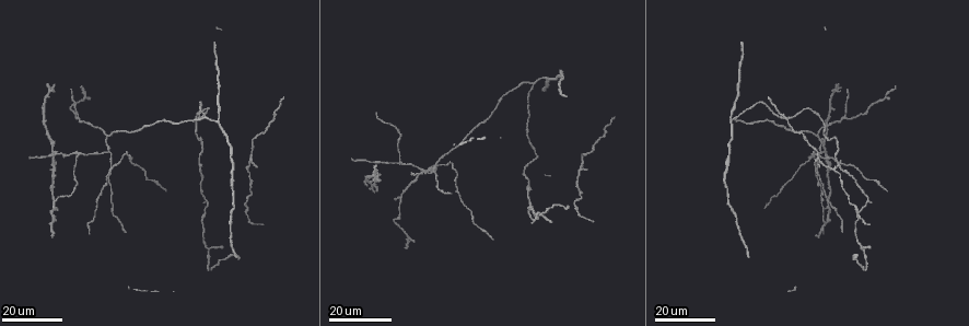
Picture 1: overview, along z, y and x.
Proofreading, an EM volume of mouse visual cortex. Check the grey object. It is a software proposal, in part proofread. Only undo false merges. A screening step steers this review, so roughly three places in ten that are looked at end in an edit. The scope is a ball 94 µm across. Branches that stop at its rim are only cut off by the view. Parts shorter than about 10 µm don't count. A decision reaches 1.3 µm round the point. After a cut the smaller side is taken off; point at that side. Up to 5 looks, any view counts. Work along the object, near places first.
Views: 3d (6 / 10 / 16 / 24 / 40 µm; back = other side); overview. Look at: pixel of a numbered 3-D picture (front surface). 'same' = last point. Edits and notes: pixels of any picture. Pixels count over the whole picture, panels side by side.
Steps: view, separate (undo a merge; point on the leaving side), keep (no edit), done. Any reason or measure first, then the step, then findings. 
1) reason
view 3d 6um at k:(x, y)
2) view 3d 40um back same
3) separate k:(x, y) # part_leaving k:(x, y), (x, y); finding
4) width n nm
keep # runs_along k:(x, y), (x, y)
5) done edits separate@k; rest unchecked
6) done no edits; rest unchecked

branch point
view 3d 16um at 1:(399, 164)

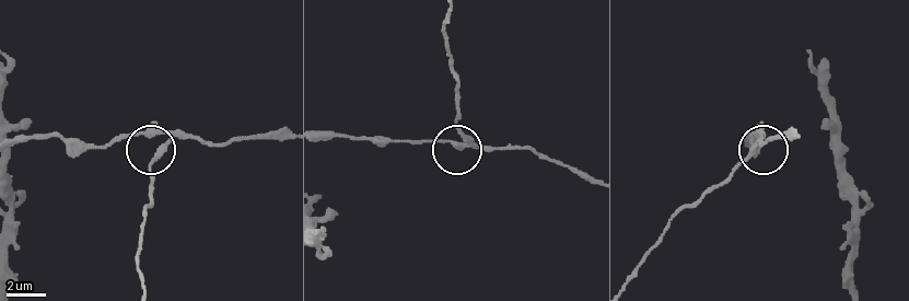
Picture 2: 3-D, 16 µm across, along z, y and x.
view 3d 10um at 2:(471, 145)

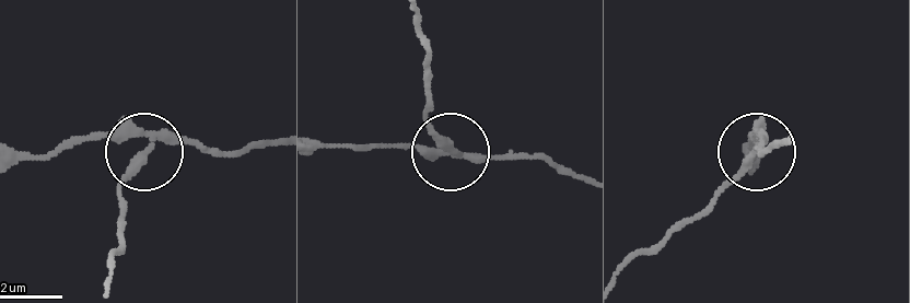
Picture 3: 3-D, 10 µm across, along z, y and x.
width 280 nm
separate 3:(127, 179) # a second cell is stuck on

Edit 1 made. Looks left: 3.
view overview

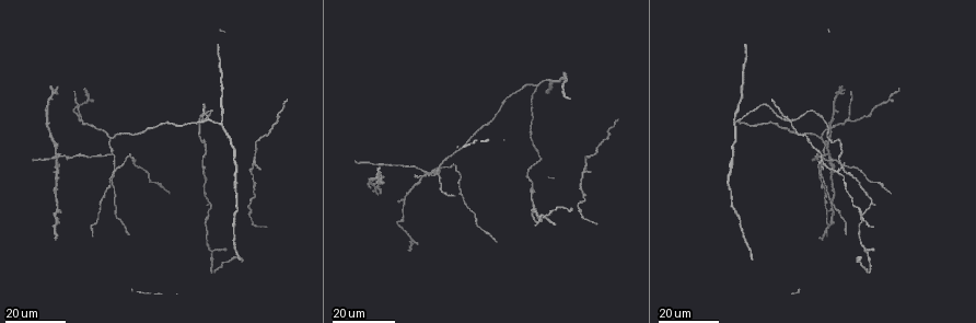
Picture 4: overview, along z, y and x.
branch point
view 3d 24um at 4:(113, 153)

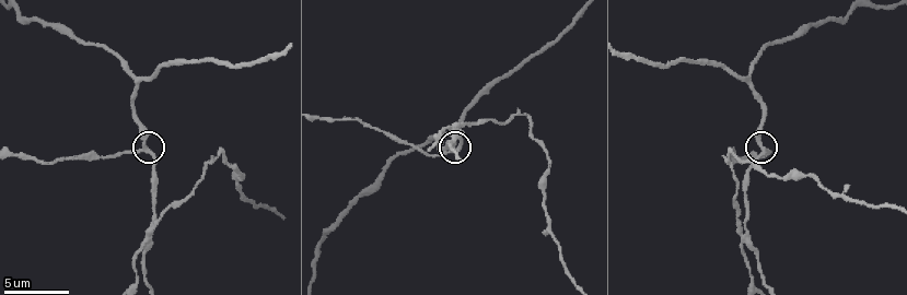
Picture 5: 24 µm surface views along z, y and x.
view 3d 6um at 5:(144, 148)

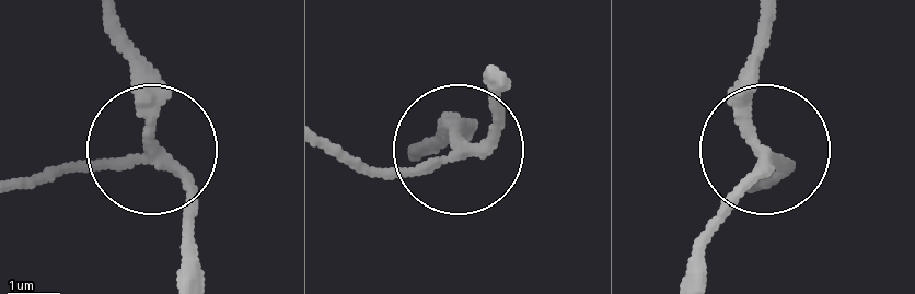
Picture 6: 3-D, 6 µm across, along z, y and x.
side_arm 57 um
keep # runs_along 6:(108, 14), (142, 145), (82, 171), (34, 171); all the same cell

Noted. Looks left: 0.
done edits separate@3; rest unchecked

